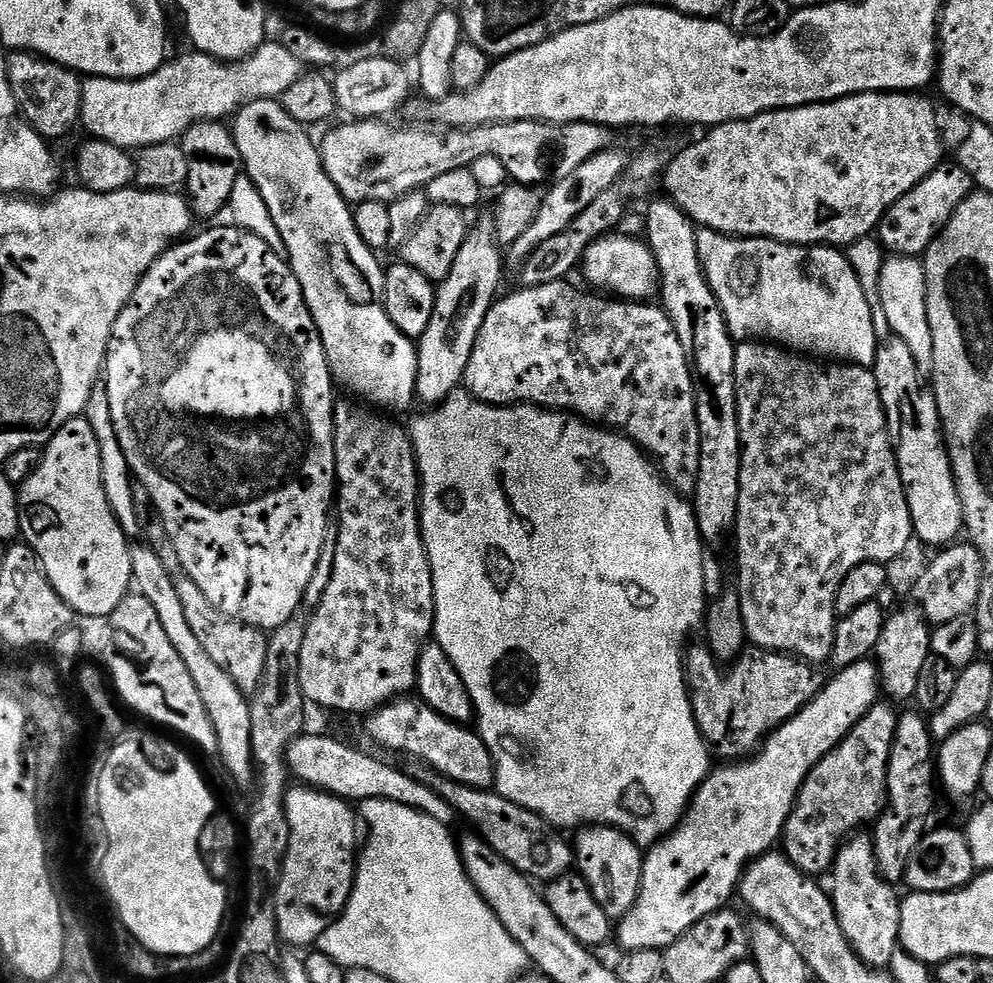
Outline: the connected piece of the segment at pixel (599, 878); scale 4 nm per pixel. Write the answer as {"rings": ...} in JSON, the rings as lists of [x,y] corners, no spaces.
{"rings":[[[589,824],[581,827],[575,836],[575,871],[588,883],[598,906],[606,910],[608,919],[619,922],[636,905],[645,858],[641,845],[635,844],[622,830],[611,828],[608,824]]]}

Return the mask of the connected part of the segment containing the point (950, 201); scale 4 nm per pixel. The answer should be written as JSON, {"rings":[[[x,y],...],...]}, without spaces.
{"rings":[[[948,163],[918,182],[918,186],[914,186],[901,200],[894,202],[894,206],[890,206],[888,213],[880,219],[878,239],[889,253],[919,257],[927,252],[940,229],[955,214],[959,204],[972,195],[974,185],[970,174],[966,174],[966,170],[962,170],[959,164]]]}

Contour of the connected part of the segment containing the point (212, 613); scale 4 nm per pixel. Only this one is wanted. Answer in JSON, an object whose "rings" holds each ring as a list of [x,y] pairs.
{"rings":[[[187,578],[177,579],[176,593],[182,601],[182,614],[190,622],[190,630],[198,637],[198,642],[202,642],[202,647],[214,662],[214,666],[230,674],[230,682],[234,682],[234,686],[238,686],[242,694],[256,692],[266,670],[269,633],[263,628],[243,624],[235,616],[222,614],[222,610],[218,610],[214,602],[210,602],[210,598],[202,594],[202,590],[198,590],[198,582]]]}

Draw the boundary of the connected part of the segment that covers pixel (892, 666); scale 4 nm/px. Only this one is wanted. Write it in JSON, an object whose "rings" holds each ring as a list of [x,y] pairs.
{"rings":[[[919,607],[900,608],[884,621],[884,629],[876,643],[875,663],[880,674],[880,691],[889,701],[911,701],[918,690],[918,678],[926,658],[932,655],[932,628]]]}

